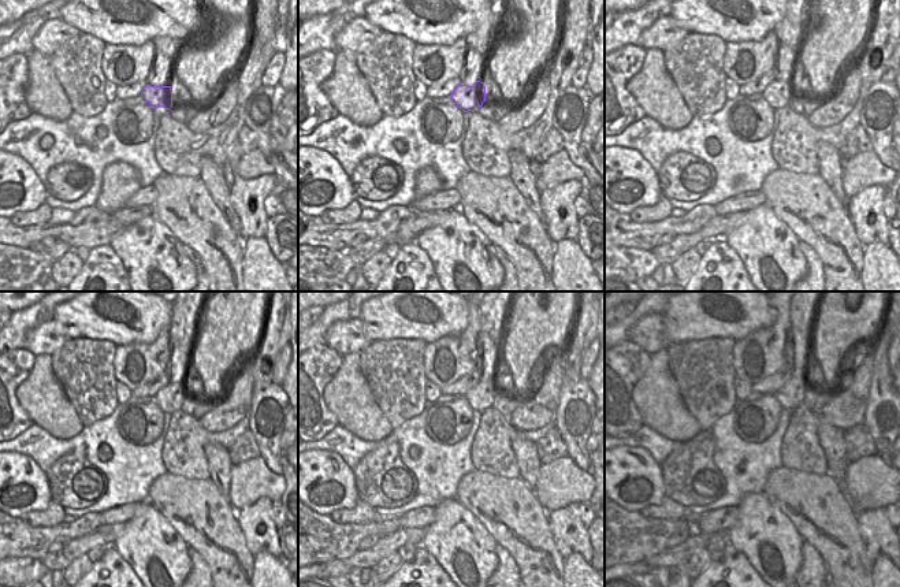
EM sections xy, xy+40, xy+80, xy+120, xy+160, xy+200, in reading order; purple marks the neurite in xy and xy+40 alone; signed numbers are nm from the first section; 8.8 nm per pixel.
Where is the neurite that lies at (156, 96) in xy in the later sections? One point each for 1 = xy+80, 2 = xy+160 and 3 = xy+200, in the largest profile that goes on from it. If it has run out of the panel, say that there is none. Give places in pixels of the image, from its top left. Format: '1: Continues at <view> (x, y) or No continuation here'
1: Continues at xy+80 (778, 93)
2: Continues at xy+160 (482, 396)
3: Continues at xy+200 (789, 396).

